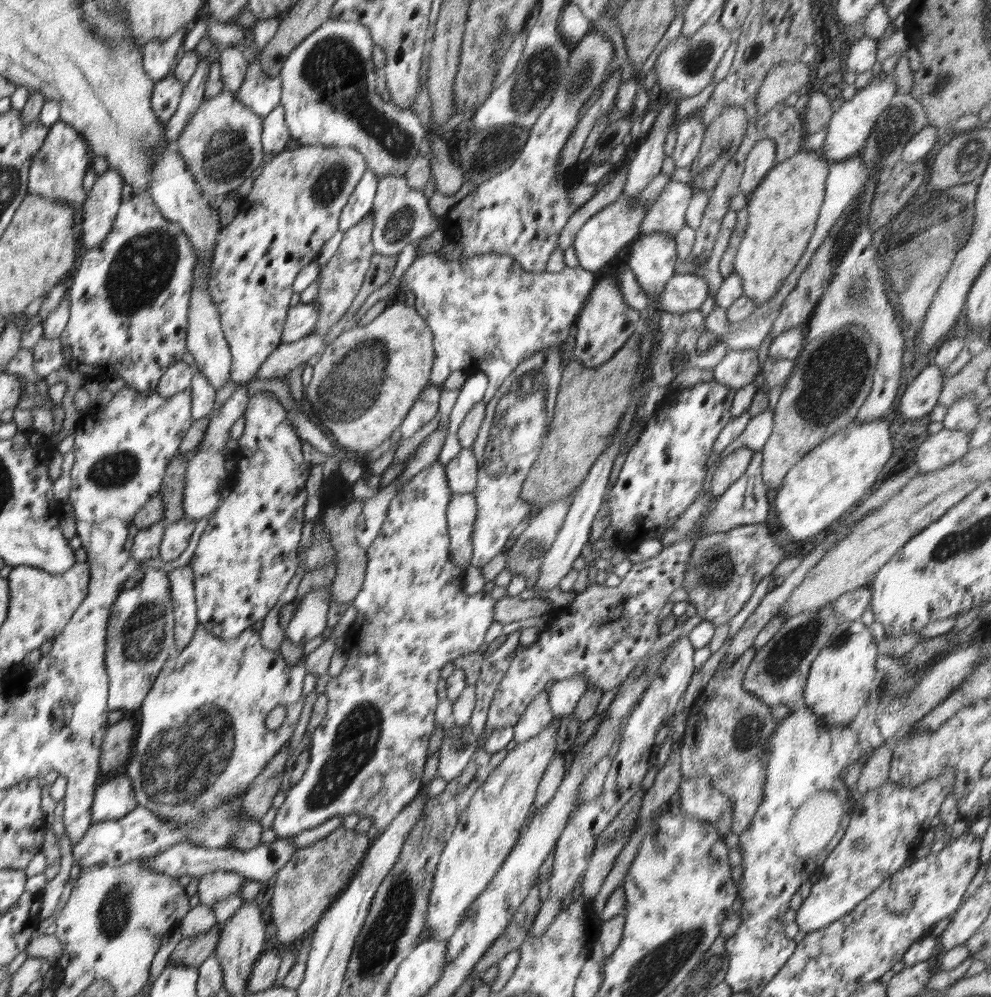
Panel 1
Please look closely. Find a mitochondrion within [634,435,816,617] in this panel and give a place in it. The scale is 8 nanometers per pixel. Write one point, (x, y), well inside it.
(715, 570)

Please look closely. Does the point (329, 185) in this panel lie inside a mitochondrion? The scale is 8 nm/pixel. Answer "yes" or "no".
yes

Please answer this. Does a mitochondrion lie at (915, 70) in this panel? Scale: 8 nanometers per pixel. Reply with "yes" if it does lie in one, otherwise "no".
no

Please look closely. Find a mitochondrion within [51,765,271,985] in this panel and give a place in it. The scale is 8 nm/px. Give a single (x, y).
(114, 913)

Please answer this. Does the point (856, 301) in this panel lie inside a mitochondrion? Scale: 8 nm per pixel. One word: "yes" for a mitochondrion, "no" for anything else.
yes

